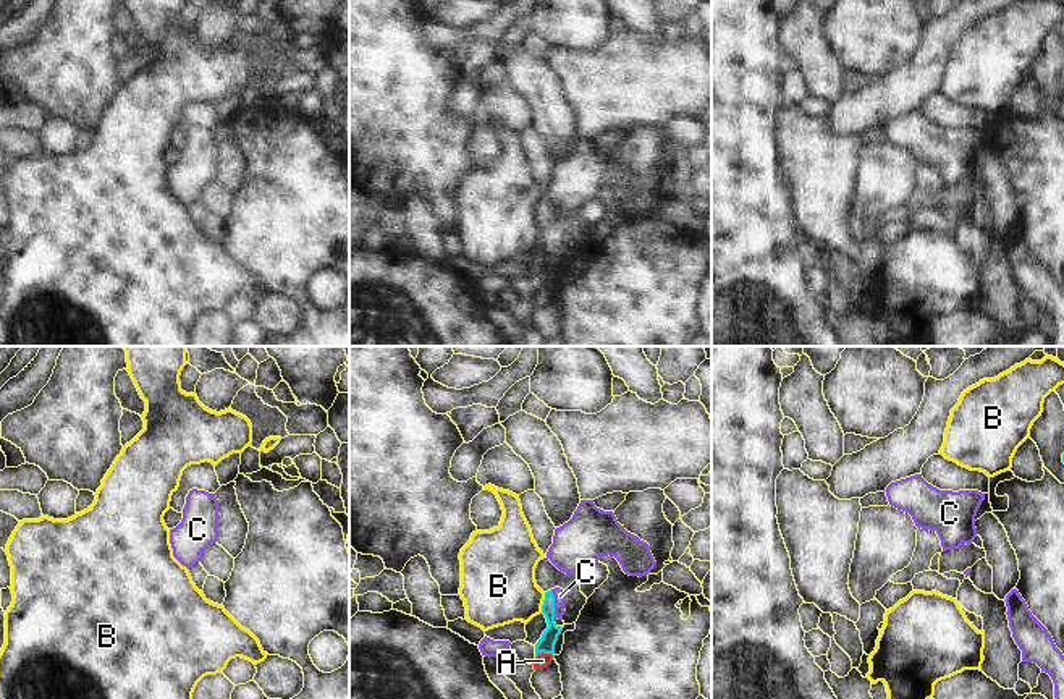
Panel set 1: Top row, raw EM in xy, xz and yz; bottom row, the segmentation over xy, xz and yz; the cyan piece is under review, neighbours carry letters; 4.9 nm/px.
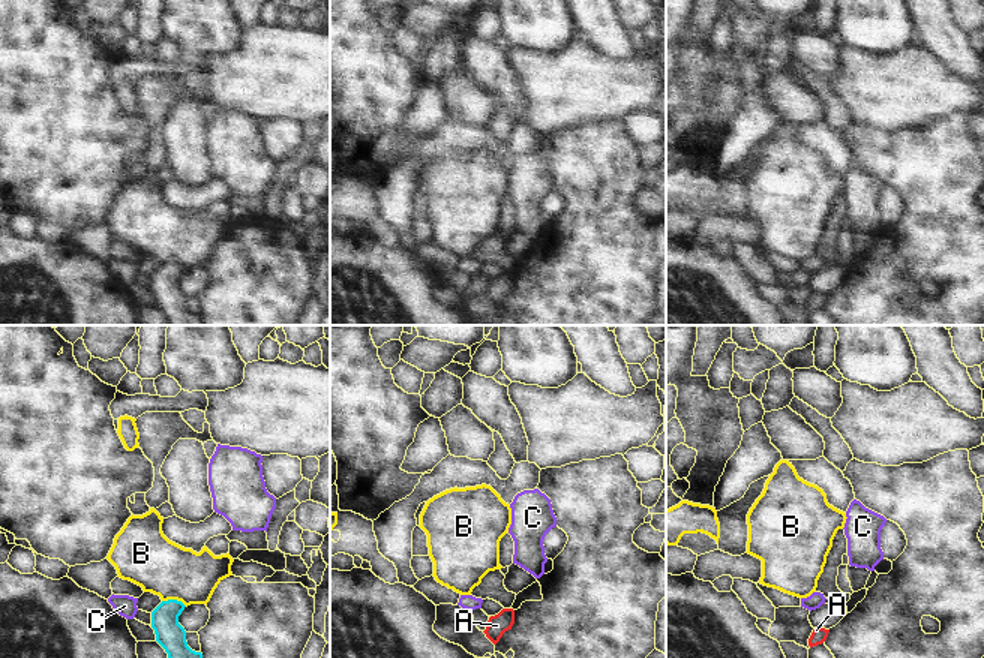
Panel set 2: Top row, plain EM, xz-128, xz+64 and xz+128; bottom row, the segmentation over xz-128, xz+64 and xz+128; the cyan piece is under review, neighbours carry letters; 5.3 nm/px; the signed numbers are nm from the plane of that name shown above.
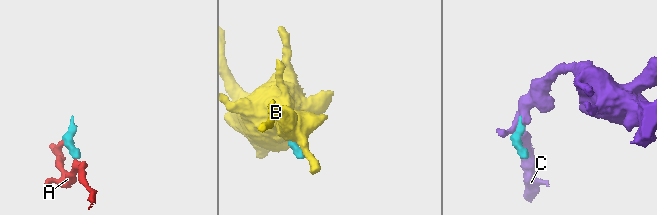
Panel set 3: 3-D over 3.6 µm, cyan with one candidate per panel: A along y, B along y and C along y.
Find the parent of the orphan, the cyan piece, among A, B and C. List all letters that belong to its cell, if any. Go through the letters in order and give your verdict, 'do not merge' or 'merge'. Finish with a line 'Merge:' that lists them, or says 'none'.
A: do not merge
B: do not merge
C: merge
Merge: C

